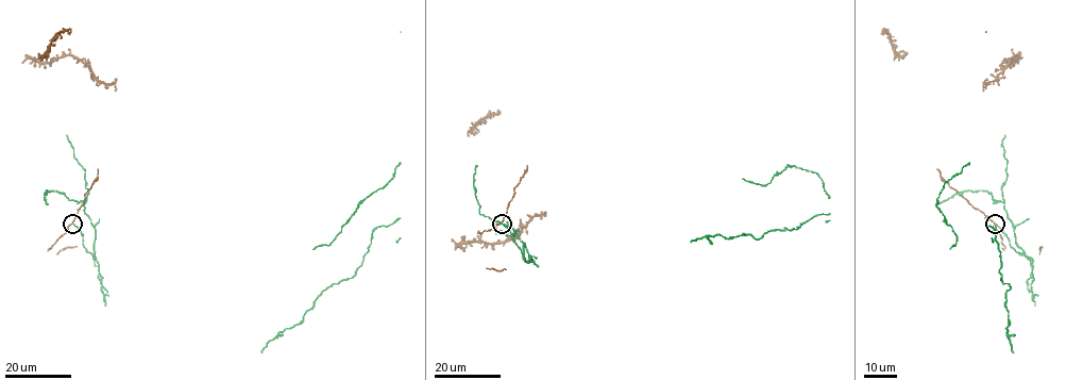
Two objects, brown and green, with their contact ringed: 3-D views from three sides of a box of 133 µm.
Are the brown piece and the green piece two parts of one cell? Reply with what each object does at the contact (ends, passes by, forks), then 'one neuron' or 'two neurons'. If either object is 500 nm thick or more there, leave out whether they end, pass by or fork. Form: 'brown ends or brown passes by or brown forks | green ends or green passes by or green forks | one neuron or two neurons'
brown passes by | green ends | two neurons

